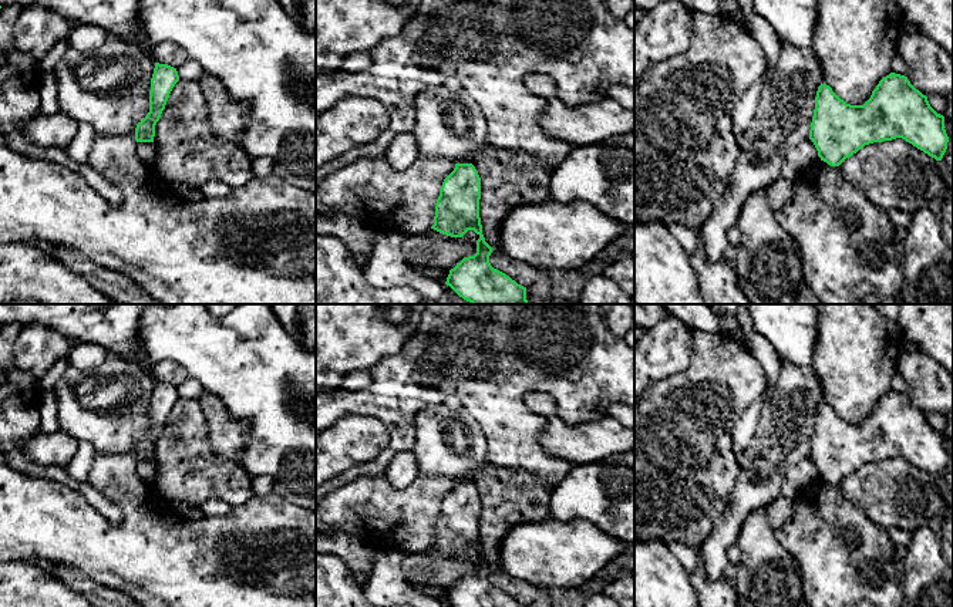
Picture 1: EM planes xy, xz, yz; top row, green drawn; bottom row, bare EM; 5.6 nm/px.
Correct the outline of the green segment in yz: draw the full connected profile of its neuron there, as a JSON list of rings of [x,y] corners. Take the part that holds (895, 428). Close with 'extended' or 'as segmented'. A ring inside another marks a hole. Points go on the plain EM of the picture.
[[[895,391],[883,395],[863,424],[846,422],[825,401],[818,405],[809,458],[821,479],[839,485],[865,463],[896,456],[905,458],[936,479],[942,479],[949,461],[944,435],[930,425],[927,415],[916,408],[907,395]]]; as segmented

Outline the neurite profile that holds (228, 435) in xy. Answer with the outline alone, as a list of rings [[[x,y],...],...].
[[[205,391],[198,399],[209,425],[212,451],[219,459],[239,462],[250,429],[247,421],[233,419],[223,401]]]

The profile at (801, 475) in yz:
[[[811,458],[795,465],[784,478],[781,496],[795,499],[805,486],[818,478],[818,469]]]

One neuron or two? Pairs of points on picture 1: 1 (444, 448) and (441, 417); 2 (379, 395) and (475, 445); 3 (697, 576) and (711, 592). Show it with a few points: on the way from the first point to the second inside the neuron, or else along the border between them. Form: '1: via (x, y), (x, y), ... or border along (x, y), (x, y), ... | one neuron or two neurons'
1: via (443, 441), (440, 424) | one neuron
2: border along (441, 404), (426, 407), (416, 415), (413, 448) | two neurons
3: via (700, 580), (707, 587) | one neuron

